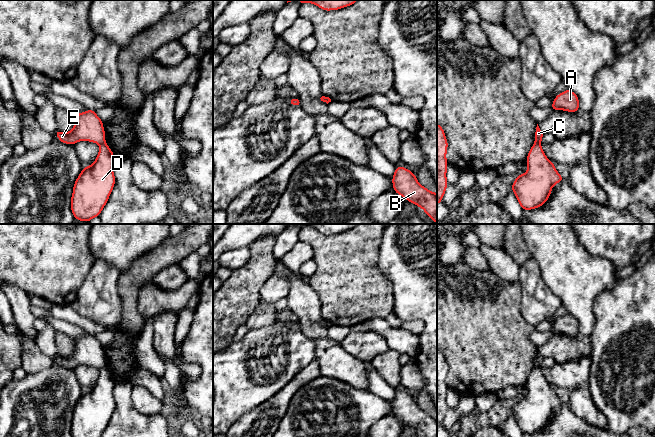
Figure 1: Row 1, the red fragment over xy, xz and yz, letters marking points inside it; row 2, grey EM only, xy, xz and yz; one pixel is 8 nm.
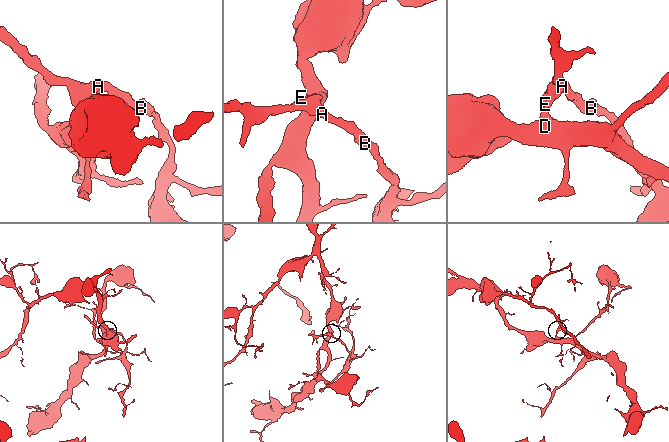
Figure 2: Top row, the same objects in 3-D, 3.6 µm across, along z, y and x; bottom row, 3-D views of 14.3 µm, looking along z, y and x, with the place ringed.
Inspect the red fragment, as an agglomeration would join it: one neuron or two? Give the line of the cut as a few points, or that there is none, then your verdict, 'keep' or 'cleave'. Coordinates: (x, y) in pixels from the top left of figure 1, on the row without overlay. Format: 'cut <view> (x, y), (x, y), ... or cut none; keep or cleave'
cut yz (535, 366), (540, 367); cleave

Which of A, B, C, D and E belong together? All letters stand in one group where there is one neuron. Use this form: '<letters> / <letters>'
A B C E / D

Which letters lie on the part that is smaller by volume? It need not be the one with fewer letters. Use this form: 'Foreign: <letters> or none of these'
Foreign: A, B, C, E

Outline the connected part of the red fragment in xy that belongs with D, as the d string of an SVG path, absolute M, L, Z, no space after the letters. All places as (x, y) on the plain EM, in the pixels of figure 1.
M102 367L95 386L84 391L74 407L72 437L101 437L115 408L114 385L112 374Z

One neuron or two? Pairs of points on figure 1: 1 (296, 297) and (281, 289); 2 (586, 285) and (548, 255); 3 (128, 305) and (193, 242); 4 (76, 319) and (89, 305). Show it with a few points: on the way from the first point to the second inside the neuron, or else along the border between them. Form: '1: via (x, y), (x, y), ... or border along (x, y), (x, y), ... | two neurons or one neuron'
1: border along (275, 272), (281, 273), (289, 279), (287, 297) | two neurons
2: via (577, 277), (557, 260) | one neuron
3: via (131, 285), (158, 258), (173, 250) | one neuron
4: border along (71, 305), (79, 314), (102, 323) | two neurons

